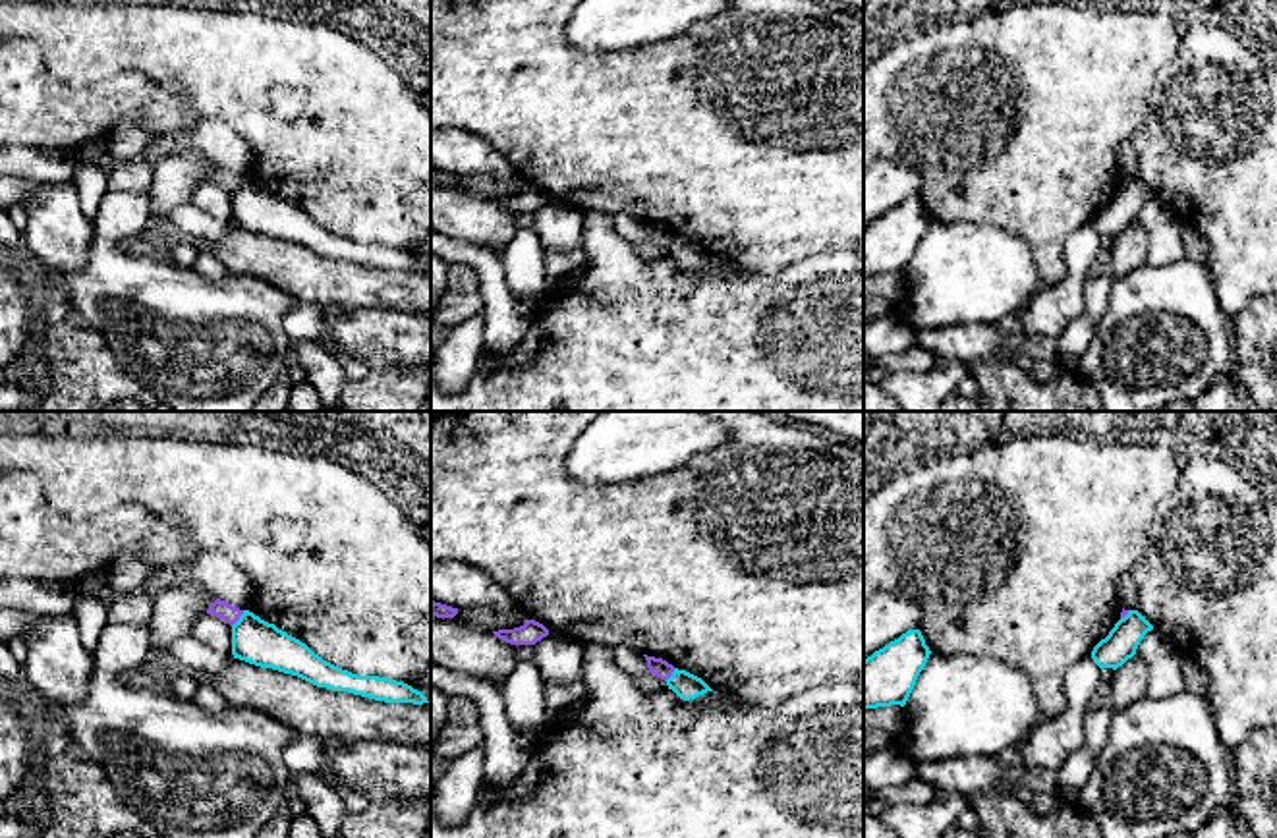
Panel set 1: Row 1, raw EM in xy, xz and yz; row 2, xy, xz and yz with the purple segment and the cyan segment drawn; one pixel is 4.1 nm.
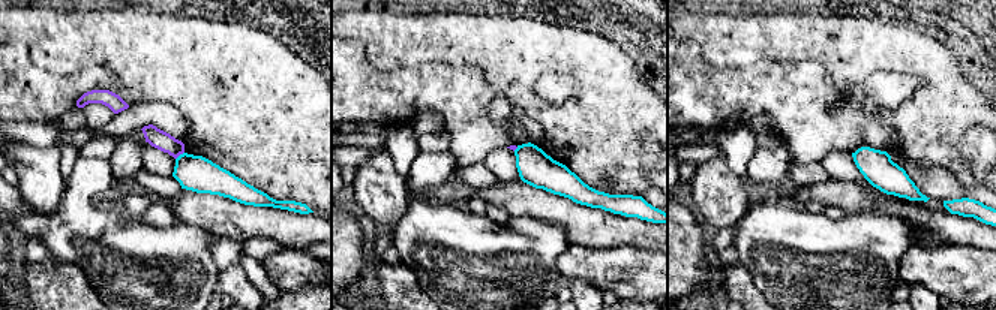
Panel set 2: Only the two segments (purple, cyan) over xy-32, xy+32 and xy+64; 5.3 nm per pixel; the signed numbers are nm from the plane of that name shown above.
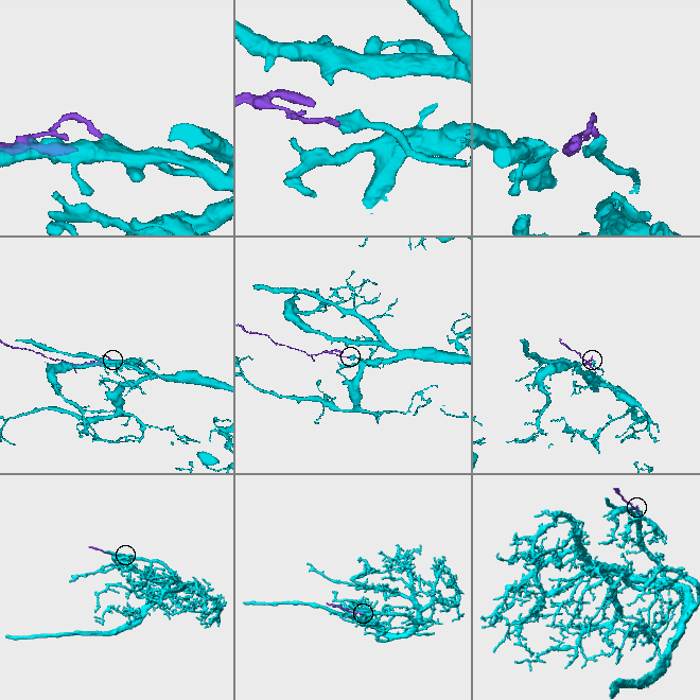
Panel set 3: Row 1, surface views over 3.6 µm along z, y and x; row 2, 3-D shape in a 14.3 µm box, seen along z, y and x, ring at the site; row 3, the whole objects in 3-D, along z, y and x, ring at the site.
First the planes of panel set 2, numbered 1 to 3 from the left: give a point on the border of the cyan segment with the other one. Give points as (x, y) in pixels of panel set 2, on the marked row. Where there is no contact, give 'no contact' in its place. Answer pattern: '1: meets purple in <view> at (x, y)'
1: meets purple in xy-32 at (179, 154)
2: meets purple in xy+32 at (515, 149)
3: no contact

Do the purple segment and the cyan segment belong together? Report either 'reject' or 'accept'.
reject

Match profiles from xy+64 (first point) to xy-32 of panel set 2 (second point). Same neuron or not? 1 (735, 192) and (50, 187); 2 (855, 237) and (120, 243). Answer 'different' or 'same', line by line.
1: same
2: same

